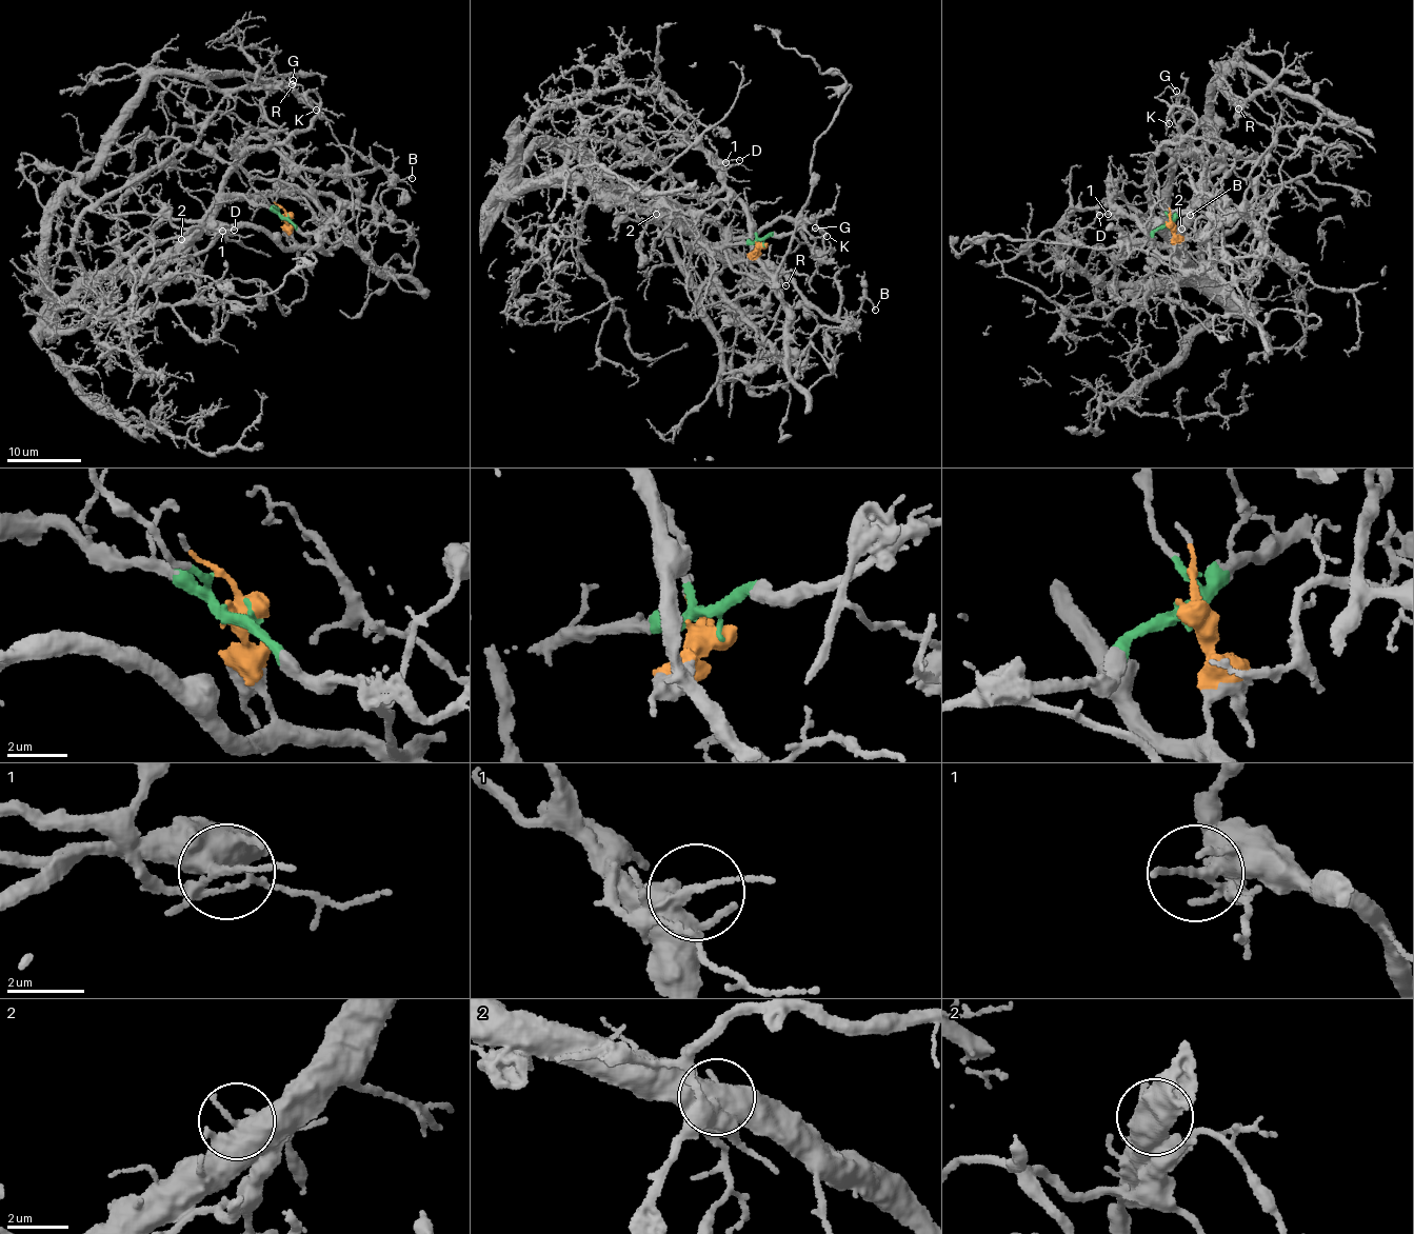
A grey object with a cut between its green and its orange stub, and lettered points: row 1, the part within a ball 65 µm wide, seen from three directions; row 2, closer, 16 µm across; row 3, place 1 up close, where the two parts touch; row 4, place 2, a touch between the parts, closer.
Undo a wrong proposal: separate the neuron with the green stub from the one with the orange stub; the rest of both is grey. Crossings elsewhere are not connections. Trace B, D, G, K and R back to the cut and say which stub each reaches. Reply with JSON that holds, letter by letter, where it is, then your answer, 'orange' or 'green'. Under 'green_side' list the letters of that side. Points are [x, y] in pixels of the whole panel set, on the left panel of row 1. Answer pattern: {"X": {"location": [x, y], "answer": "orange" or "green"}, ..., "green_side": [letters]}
{"B": {"location": [412, 178], "answer": "orange"}, "D": {"location": [234, 230], "answer": "orange"}, "G": {"location": [293, 80], "answer": "green"}, "K": {"location": [316, 110], "answer": "green"}, "R": {"location": [292, 84], "answer": "green"}, "green_side": ["G", "K", "R"]}

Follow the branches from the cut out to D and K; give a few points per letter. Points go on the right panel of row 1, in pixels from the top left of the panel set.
D: (1168, 224), (1172, 235), (1172, 254), (1157, 256), (1137, 221), (1128, 216), (1099, 215)
K: (1166, 225), (1198, 202), (1203, 174), (1197, 159), (1159, 147), (1183, 141), (1197, 119), (1176, 106), (1169, 124)

